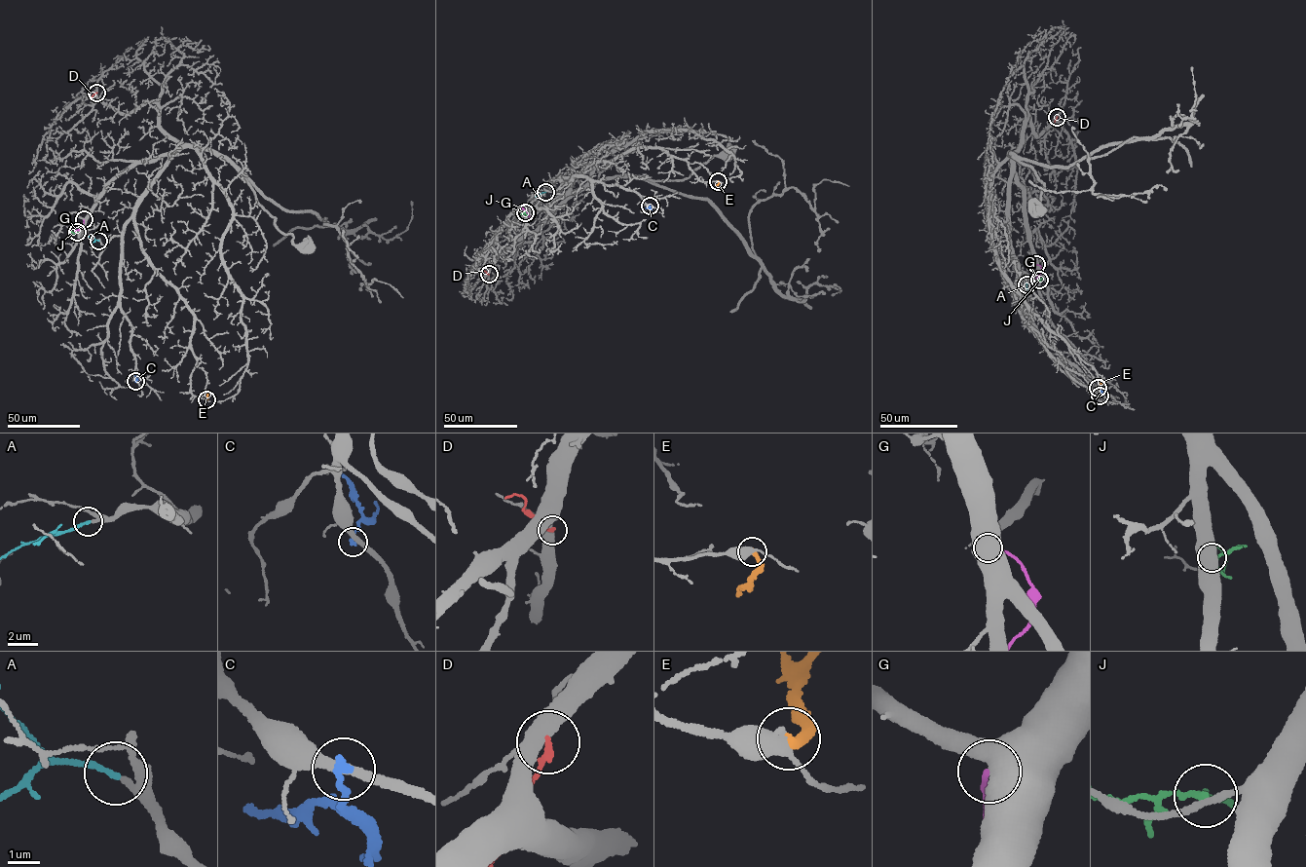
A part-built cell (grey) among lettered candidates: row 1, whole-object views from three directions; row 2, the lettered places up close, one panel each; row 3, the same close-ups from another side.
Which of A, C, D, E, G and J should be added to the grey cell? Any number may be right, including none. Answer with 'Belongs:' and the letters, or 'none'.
Belongs: A

